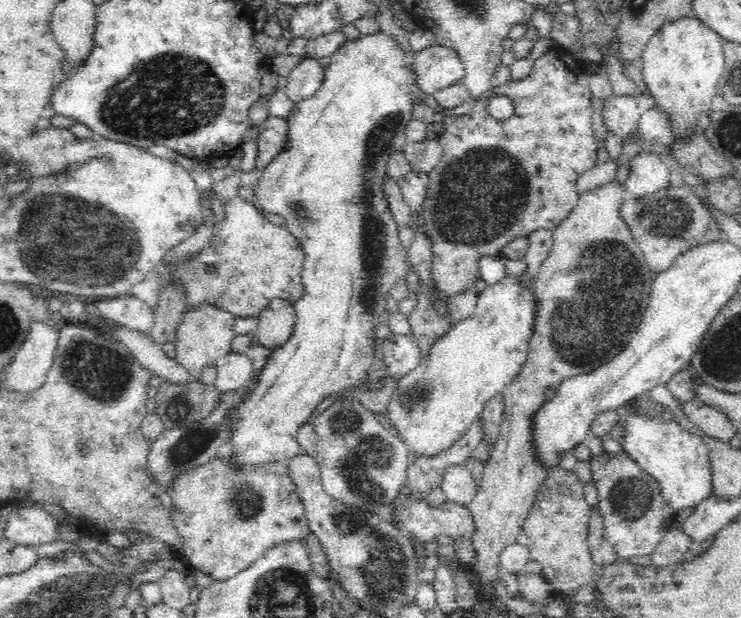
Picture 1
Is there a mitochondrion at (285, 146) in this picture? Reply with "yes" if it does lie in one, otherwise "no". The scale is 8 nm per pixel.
no

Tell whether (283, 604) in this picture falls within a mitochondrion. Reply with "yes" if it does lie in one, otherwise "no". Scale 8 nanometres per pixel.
yes

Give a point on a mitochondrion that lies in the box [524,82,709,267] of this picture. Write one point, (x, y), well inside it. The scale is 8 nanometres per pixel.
(666, 217)

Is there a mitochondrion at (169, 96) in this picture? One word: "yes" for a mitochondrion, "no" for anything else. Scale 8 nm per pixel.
yes

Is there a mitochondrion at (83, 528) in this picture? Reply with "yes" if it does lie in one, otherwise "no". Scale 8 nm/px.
no

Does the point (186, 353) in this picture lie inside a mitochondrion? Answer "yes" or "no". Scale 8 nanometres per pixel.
no

